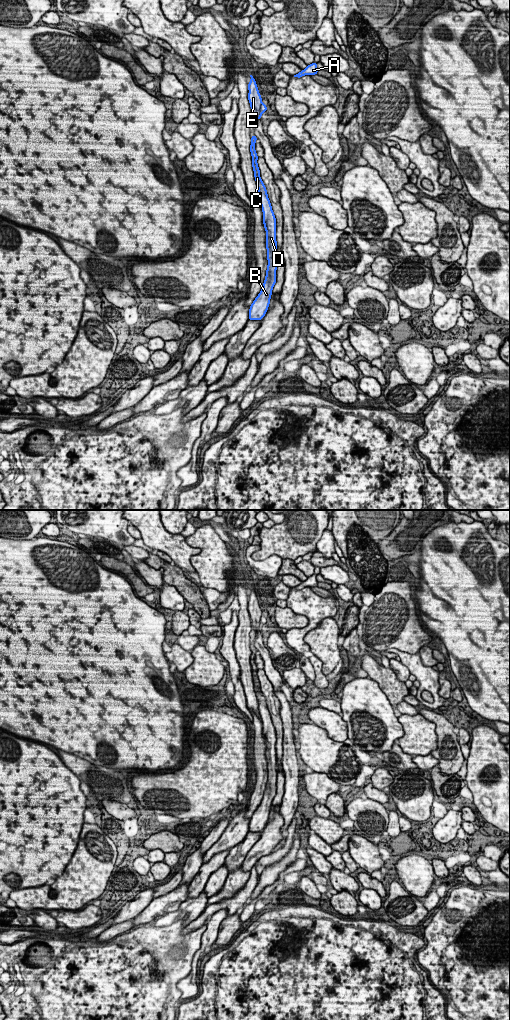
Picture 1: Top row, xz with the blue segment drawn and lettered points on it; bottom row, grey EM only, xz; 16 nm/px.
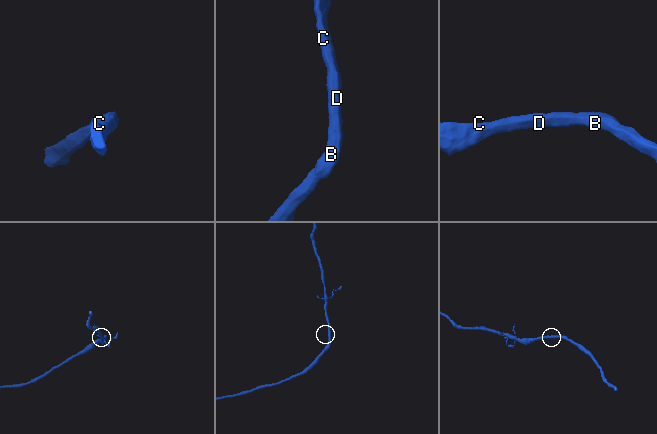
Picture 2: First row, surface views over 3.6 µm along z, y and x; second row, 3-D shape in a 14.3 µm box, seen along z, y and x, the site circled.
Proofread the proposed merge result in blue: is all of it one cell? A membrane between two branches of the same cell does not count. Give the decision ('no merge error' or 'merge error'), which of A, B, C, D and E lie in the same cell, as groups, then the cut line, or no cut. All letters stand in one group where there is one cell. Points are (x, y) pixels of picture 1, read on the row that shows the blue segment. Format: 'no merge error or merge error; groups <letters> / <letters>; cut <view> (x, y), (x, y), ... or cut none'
merge error; groups A / B C D E; cut xz (262, 103), (260, 114)

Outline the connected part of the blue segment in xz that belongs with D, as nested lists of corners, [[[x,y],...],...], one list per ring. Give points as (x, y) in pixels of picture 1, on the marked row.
[[[251,137],[250,152],[252,155],[252,166],[254,170],[254,177],[258,187],[259,202],[263,211],[263,223],[266,231],[266,248],[268,266],[266,277],[261,292],[253,301],[249,310],[249,320],[261,320],[265,316],[269,307],[272,289],[276,283],[276,269],[277,269],[277,242],[276,242],[276,219],[273,213],[271,203],[269,201],[266,187],[260,178],[260,170],[257,164],[258,156],[255,151],[255,142],[257,137]]]

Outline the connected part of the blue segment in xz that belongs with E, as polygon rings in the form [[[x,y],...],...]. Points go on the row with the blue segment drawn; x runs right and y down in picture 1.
[[[250,75],[251,80],[248,84],[249,94],[248,99],[251,106],[252,118],[261,119],[260,107],[262,105],[262,98],[260,96],[257,84],[252,75]]]

